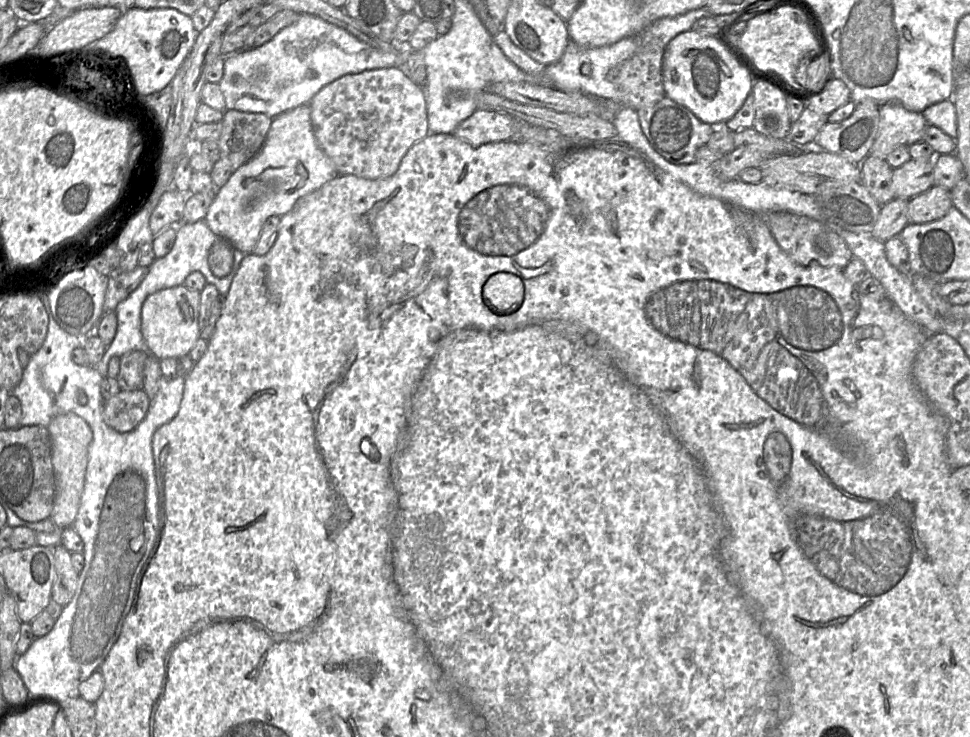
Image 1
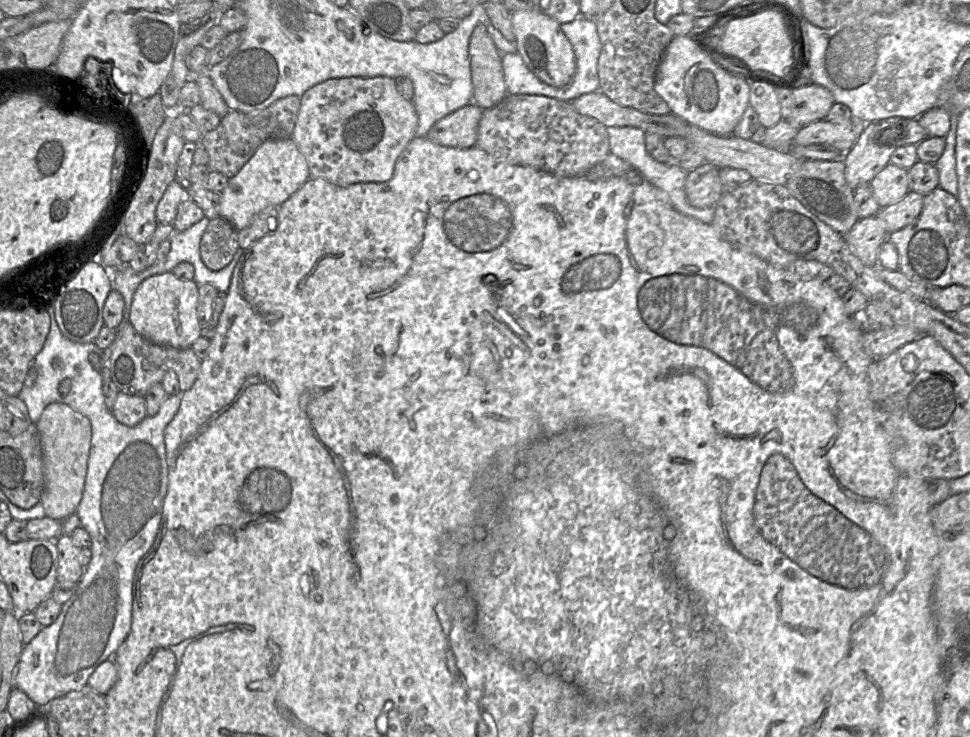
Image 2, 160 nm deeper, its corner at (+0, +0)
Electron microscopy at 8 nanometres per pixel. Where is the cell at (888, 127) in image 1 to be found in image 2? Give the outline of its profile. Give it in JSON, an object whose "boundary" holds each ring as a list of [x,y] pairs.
{"boundary":[[[877,121],[866,123],[854,146],[844,154],[842,160],[845,165],[845,178],[852,189],[870,181],[889,163],[890,157],[897,149],[893,145],[880,145],[875,141],[875,135],[880,131]]]}

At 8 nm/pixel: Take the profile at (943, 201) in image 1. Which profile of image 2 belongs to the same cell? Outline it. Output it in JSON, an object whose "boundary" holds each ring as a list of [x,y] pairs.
{"boundary":[[[909,192],[897,203],[880,209],[876,214],[885,224],[888,234],[901,230],[914,222],[923,209],[925,197],[916,192]]]}

